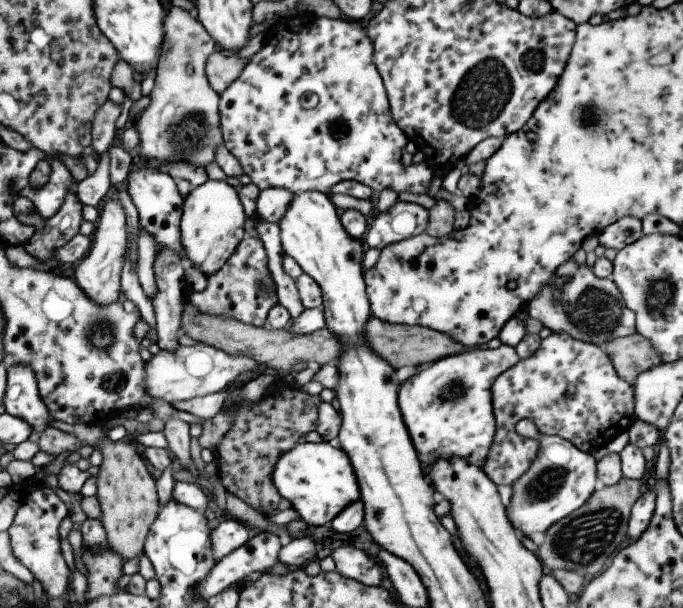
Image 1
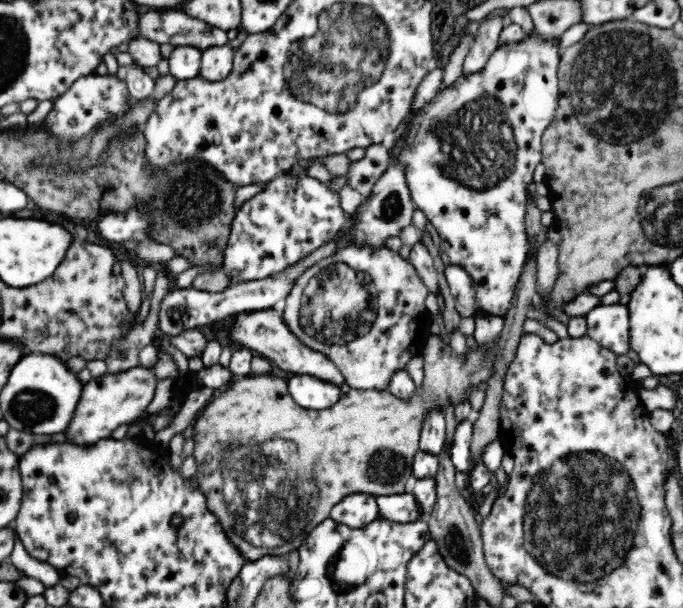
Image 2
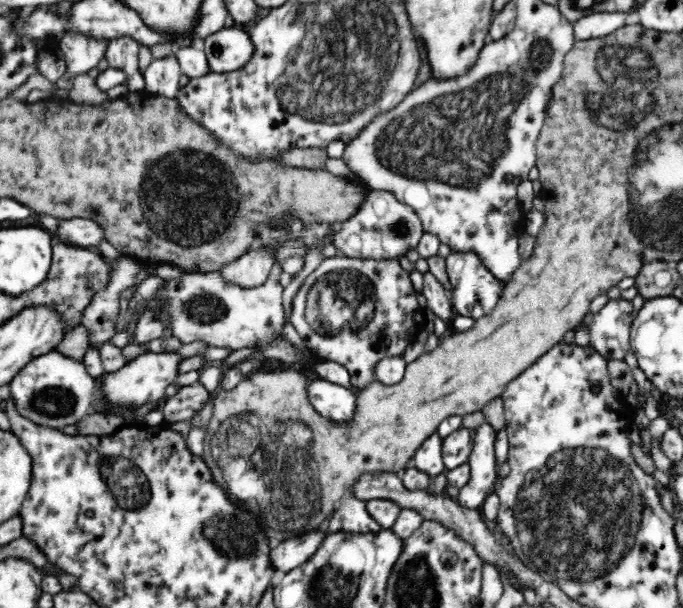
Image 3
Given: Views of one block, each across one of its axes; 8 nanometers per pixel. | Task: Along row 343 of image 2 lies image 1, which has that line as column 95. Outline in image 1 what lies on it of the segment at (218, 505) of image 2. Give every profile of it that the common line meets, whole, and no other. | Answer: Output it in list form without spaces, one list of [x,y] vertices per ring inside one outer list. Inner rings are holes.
[[[59,420],[49,423],[62,432],[71,433],[83,443],[92,445],[100,452],[102,460],[98,466],[95,498],[100,506],[100,522],[105,530],[107,544],[123,560],[131,560],[142,551],[145,536],[155,520],[159,506],[155,493],[155,481],[147,471],[147,463],[139,456],[133,442],[127,437],[113,440],[103,432],[102,427],[89,424],[65,424]]]

